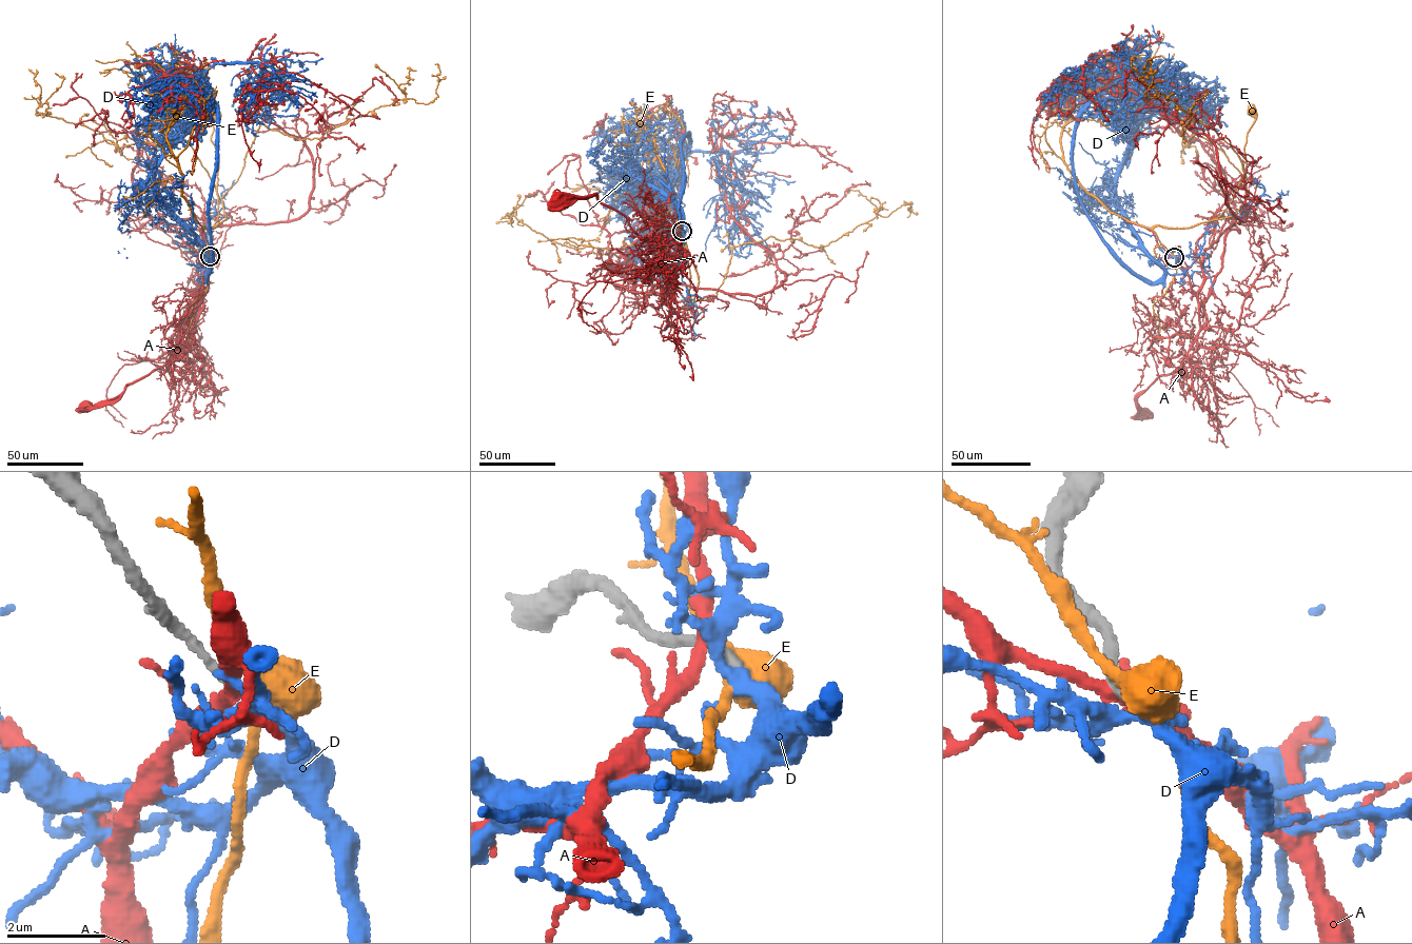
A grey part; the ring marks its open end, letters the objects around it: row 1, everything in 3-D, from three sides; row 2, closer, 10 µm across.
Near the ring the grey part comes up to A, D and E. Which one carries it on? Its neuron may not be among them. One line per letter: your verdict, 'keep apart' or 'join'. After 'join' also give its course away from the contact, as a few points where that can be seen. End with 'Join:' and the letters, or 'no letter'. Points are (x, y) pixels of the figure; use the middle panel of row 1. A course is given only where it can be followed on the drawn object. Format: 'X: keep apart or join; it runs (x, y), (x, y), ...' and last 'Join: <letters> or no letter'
A: keep apart
D: join; it runs (682, 231), (666, 195), (627, 176), (660, 188), (693, 152), (727, 152), (725, 247)
E: keep apart
Join: D

